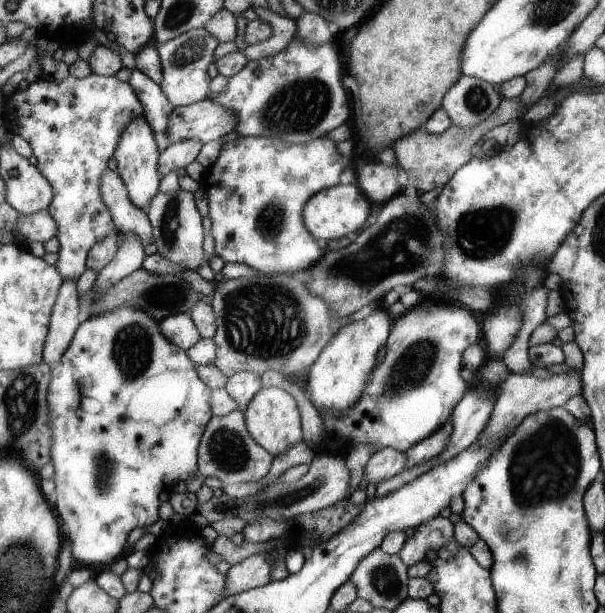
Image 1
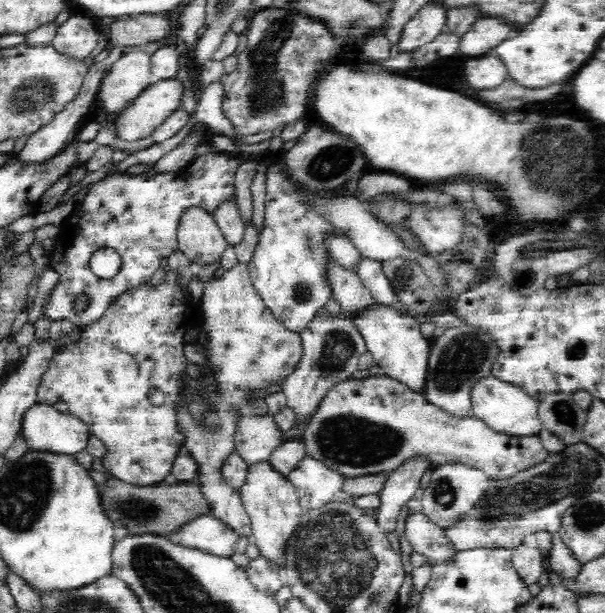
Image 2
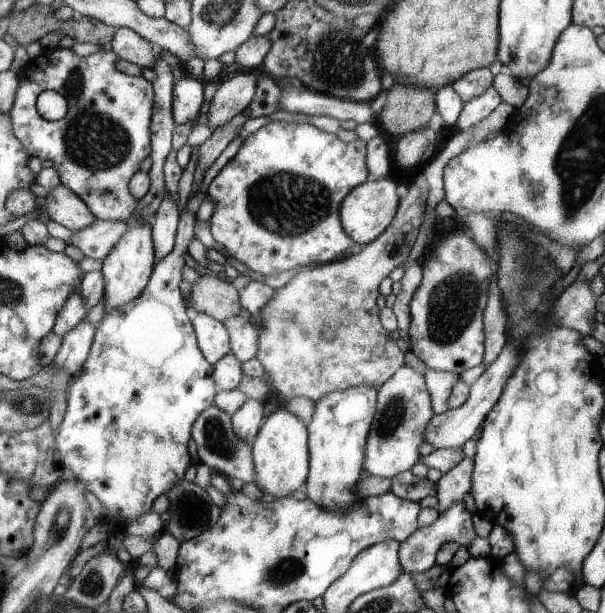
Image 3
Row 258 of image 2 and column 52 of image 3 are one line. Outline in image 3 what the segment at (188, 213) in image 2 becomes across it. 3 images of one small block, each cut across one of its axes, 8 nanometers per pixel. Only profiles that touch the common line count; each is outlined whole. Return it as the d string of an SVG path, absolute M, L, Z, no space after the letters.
M64 184L51 189L43 203L52 220L74 232L91 227L99 219L78 193Z

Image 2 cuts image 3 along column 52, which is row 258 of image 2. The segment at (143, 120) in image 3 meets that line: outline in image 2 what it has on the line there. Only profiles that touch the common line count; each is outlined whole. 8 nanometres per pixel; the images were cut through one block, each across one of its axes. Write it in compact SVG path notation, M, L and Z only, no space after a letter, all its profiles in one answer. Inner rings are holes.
M214 152L195 158L178 173L160 174L153 170L149 174L143 173L134 176L118 172L108 175L93 185L86 192L79 206L74 207L70 216L60 226L59 235L55 238L55 245L49 252L51 257L49 266L60 276L57 285L52 289L51 295L47 299L44 314L51 321L68 319L72 321L74 326L82 328L102 316L105 305L108 304L108 300L112 300L112 296L116 296L118 292L124 292L126 288L132 288L133 285L150 280L160 266L160 259L178 249L176 224L178 224L178 218L180 218L180 212L184 210L184 206L202 204L204 208L212 212L228 194L232 194L233 179L238 174L240 162L241 156ZM101 248L114 248L121 256L121 266L116 272L116 276L106 280L98 278L89 265L91 254ZM84 290L90 295L91 301L81 314L76 314L74 312L74 298L78 292Z

